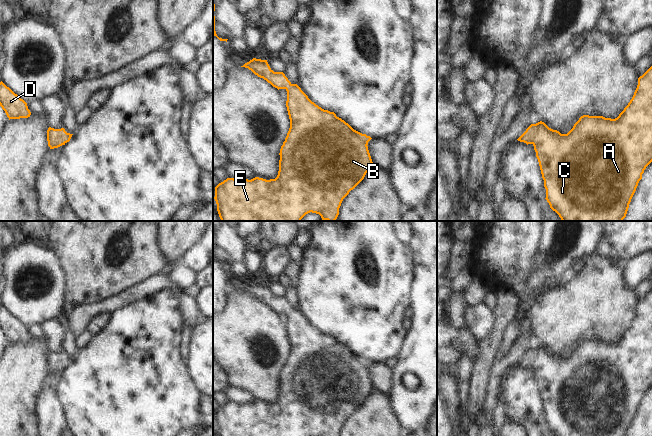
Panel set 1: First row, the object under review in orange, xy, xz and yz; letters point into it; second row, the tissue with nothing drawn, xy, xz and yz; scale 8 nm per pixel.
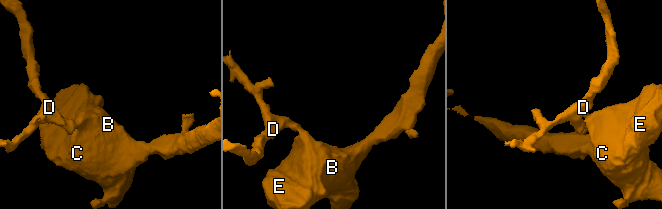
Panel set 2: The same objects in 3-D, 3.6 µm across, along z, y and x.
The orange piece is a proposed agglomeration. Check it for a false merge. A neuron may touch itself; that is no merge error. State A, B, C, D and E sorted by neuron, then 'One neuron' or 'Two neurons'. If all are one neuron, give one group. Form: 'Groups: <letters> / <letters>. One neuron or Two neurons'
Groups: A B C D E. One neuron.

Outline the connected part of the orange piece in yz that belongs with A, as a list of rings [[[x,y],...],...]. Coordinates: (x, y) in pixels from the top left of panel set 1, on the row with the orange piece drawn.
[[[652,66],[638,78],[638,85],[632,99],[617,118],[611,119],[603,116],[583,115],[567,134],[561,134],[540,121],[536,124],[531,124],[517,140],[534,146],[546,189],[545,199],[549,203],[550,208],[559,215],[562,221],[623,221],[638,183],[642,179],[642,174],[652,162]]]

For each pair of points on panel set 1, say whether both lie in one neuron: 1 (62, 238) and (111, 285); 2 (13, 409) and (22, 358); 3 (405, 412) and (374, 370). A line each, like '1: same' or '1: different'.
1: same
2: same
3: different

